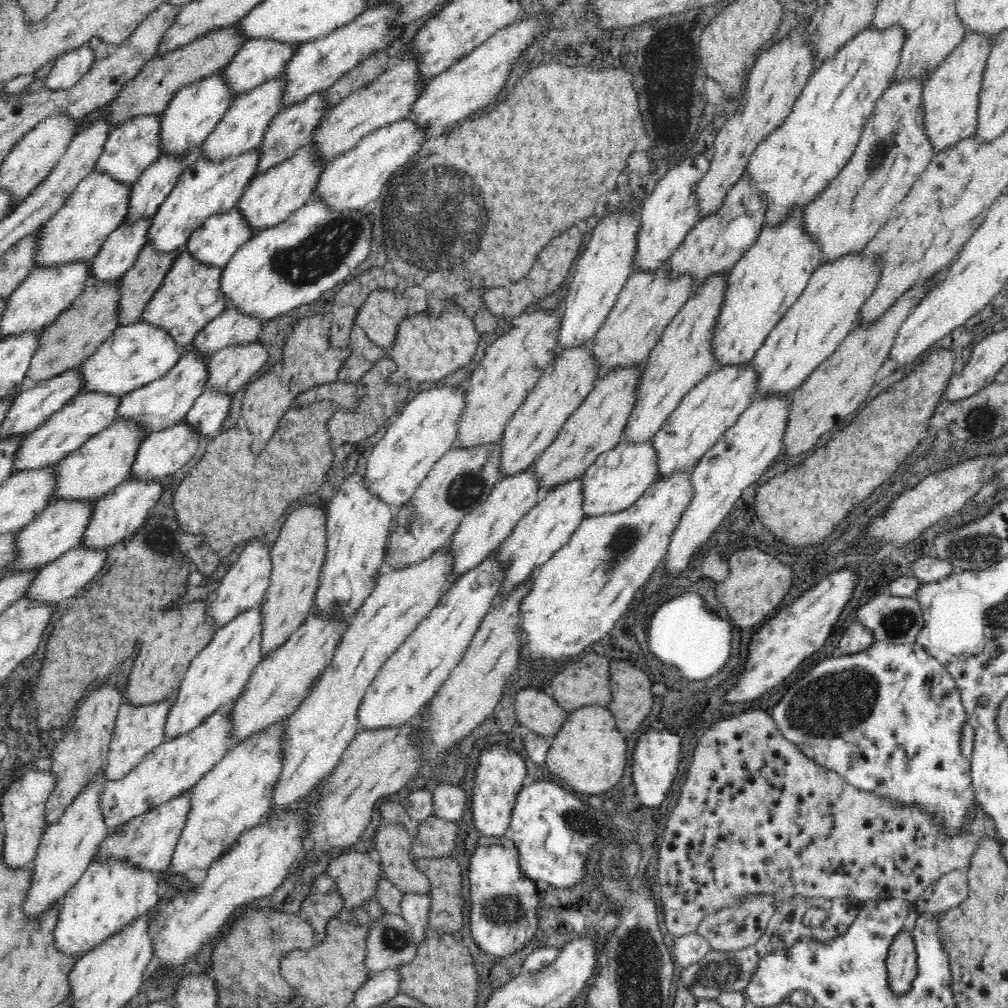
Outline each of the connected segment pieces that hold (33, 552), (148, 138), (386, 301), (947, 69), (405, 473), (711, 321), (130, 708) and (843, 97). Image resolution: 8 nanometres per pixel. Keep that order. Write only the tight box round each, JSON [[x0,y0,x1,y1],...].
[[6,501,93,575],[94,114,160,184],[355,290,407,350],[924,33,994,155],[364,386,466,509],[622,274,727,441],[104,695,174,780],[746,26,907,225]]

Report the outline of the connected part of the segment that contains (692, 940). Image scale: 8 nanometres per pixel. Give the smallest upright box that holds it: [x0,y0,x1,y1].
[670,931,711,969]

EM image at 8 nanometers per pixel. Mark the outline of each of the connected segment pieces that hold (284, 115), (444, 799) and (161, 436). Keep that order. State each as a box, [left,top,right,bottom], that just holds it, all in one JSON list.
[[252,90,330,177],[432,784,468,822],[129,418,202,483]]

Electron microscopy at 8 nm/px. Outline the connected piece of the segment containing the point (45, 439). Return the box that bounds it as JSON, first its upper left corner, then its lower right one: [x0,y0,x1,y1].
[12,392,118,473]

